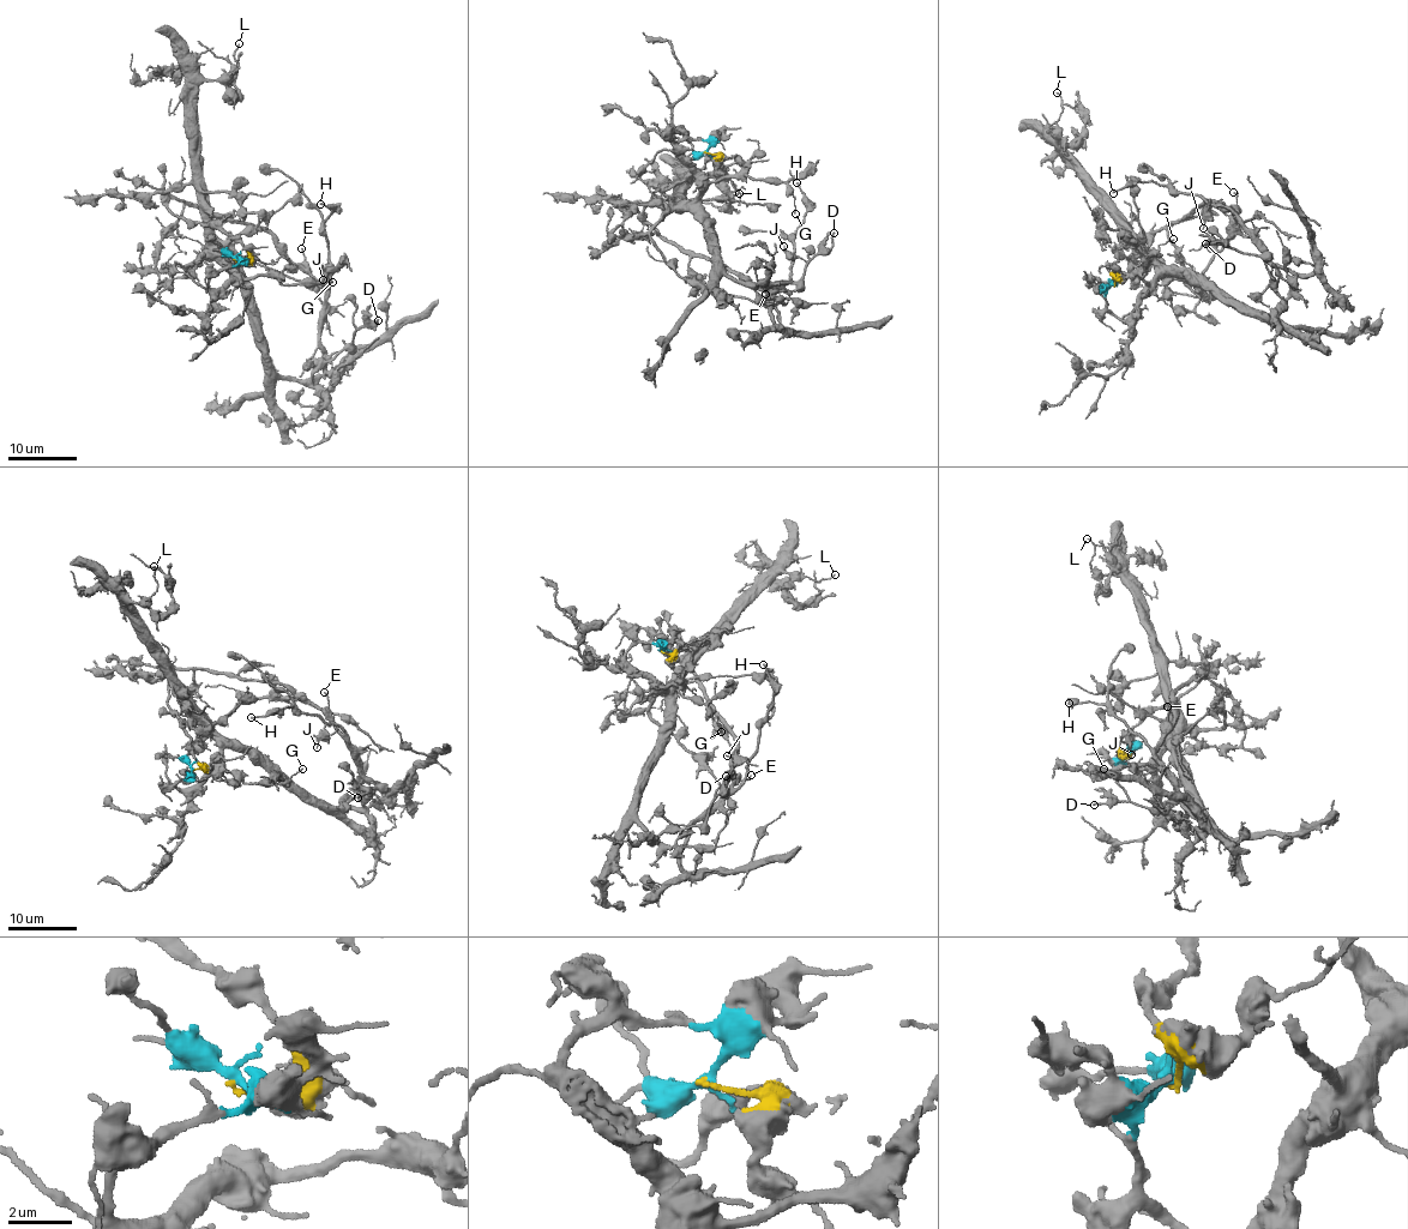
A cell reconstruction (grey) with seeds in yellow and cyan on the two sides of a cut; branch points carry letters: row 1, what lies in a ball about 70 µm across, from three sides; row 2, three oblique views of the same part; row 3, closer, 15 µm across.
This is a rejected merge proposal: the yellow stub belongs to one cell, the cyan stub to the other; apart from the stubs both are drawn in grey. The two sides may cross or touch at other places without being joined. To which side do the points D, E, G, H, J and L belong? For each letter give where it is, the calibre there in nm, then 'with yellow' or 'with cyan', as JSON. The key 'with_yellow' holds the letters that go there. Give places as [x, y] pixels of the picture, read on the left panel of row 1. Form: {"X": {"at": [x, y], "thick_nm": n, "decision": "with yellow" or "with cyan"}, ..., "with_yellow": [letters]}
{"D": {"at": [378, 320], "thick_nm": 150, "decision": "with cyan"}, "E": {"at": [301, 248], "thick_nm": 130, "decision": "with yellow"}, "G": {"at": [332, 282], "thick_nm": 110, "decision": "with cyan"}, "H": {"at": [320, 204], "thick_nm": 150, "decision": "with yellow"}, "J": {"at": [323, 279], "thick_nm": 120, "decision": "with yellow"}, "L": {"at": [239, 43], "thick_nm": 130, "decision": "with cyan"}, "with_yellow": ["E", "H", "J"]}

